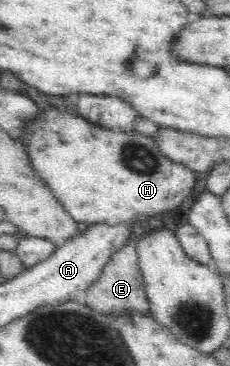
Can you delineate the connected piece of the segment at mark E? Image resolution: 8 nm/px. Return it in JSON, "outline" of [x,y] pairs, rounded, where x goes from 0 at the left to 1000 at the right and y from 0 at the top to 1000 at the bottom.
{"outline":[[[578,661],[543,667],[530,683],[487,699],[426,765],[409,768],[409,776],[391,779],[391,787],[370,795],[383,806],[378,839],[461,863],[522,858],[526,852],[530,858],[557,852],[557,858],[652,863],[652,833],[600,708],[591,669]]]}

